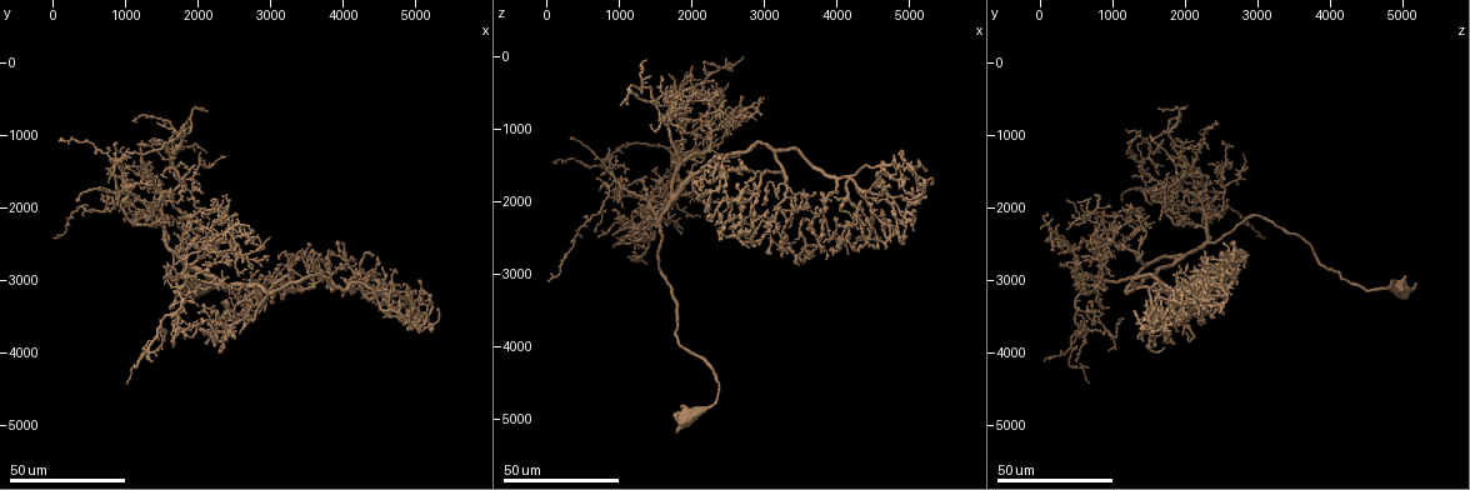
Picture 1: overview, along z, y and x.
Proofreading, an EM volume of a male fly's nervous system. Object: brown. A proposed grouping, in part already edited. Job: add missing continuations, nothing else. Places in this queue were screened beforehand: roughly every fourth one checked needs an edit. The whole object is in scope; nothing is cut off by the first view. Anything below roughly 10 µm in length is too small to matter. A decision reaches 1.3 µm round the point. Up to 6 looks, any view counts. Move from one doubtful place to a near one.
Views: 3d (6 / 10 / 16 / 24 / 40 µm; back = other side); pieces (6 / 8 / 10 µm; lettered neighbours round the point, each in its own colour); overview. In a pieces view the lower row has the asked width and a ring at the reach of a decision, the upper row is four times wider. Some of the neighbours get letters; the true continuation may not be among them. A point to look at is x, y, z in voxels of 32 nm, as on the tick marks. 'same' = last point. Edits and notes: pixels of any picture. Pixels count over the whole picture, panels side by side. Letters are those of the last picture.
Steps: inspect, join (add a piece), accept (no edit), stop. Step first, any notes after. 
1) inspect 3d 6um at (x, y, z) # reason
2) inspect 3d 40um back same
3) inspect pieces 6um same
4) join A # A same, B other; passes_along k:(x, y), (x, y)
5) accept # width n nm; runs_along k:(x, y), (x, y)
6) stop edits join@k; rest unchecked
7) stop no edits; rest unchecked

inspect 3d 40um at (2400, 2150, 450) # free end

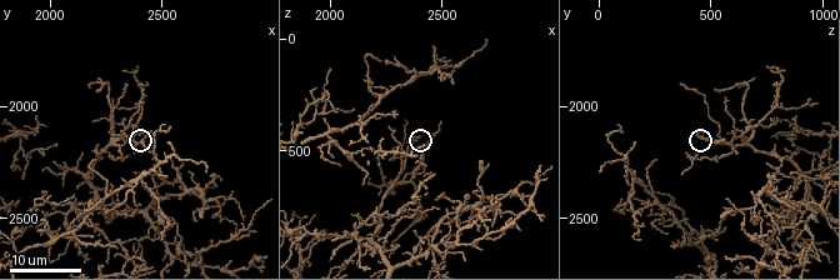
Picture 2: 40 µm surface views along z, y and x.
inspect pieces 8um at (2400, 2110, 430)

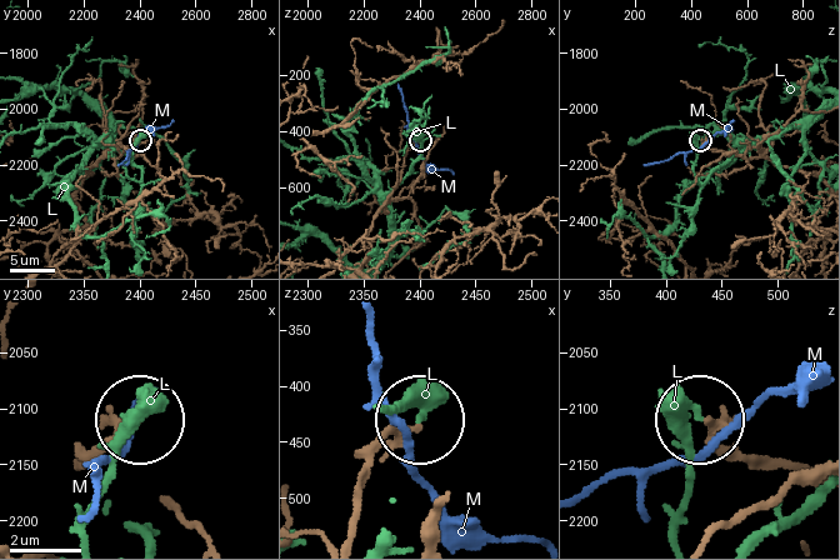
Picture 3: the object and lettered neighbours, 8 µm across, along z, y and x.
accept # L other, M other; runs_along 3:(349, 534), (364, 463), (413, 429); none of them fits

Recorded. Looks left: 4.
inspect 3d 24um at (2220, 1920, 510) # tapers out

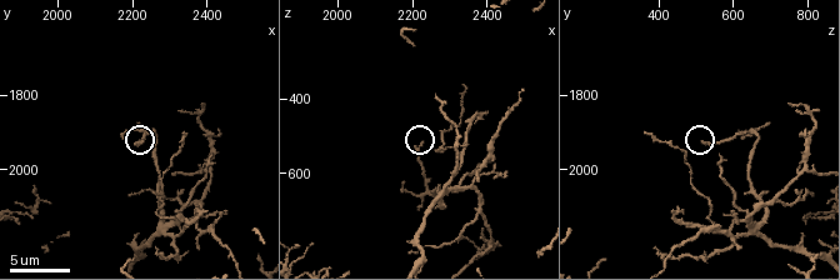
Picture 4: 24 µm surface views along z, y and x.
inspect pieces 6um at (2220, 1920, 520)

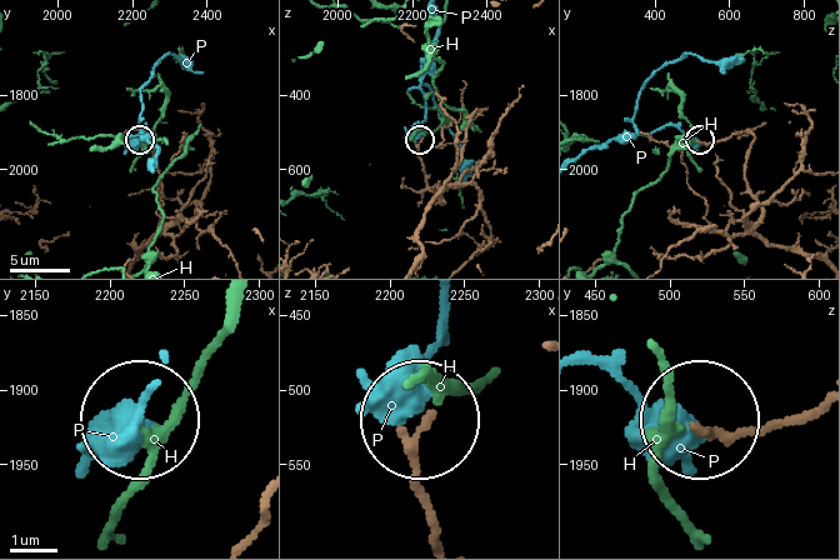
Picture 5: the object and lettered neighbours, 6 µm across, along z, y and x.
accept # H other, P other; runs_along 5:(813, 410), (718, 438), (698, 429); no lettered piece goes on from it

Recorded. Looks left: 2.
inspect 3d 24um at (2150, 3550, 1050) # an open end

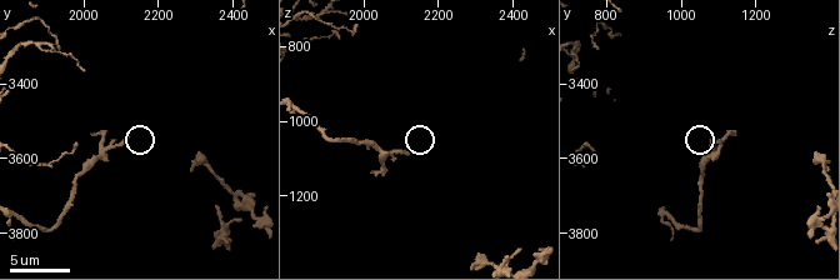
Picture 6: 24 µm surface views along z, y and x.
inspect pieces 10um at (2110, 3540, 1080)

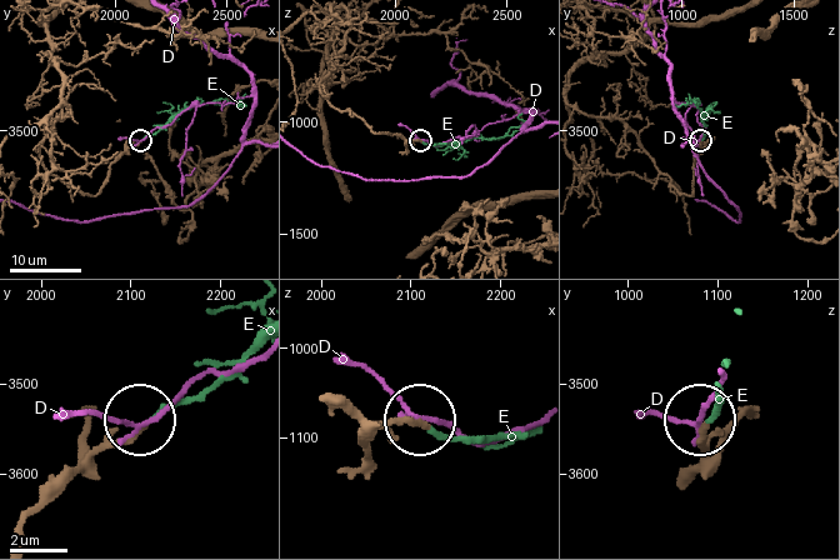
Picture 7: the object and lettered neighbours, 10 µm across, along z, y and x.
join E # D other, E same; passes_along 7:(689, 476), (700, 463), (718, 395); it goes on there

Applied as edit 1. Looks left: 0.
stop edits join@7; rest unchecked

